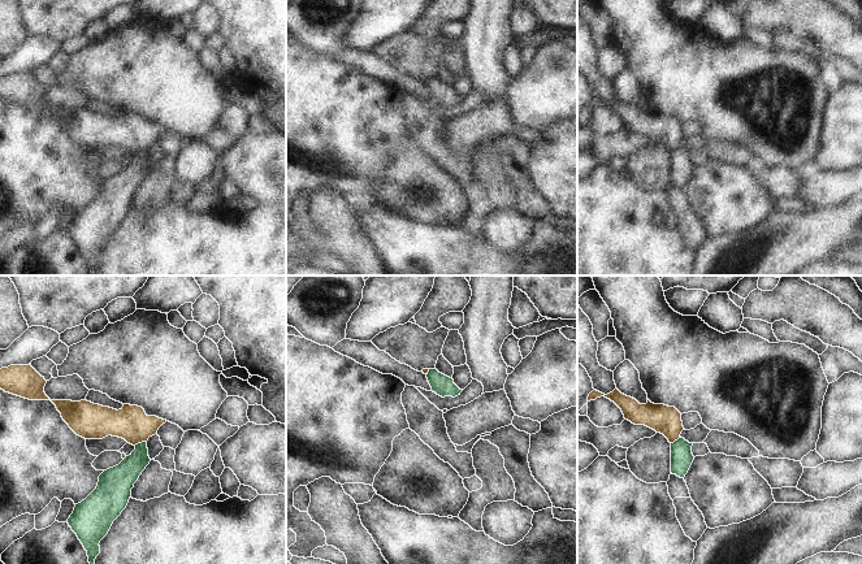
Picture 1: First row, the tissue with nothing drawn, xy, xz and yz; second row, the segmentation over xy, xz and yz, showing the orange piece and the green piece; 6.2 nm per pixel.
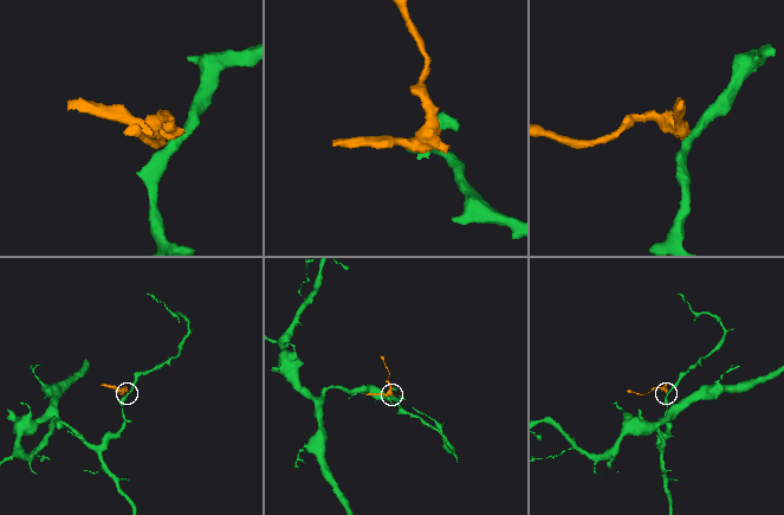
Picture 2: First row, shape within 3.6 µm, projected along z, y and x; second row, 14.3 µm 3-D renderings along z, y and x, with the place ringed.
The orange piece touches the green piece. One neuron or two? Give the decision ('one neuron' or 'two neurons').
two neurons

